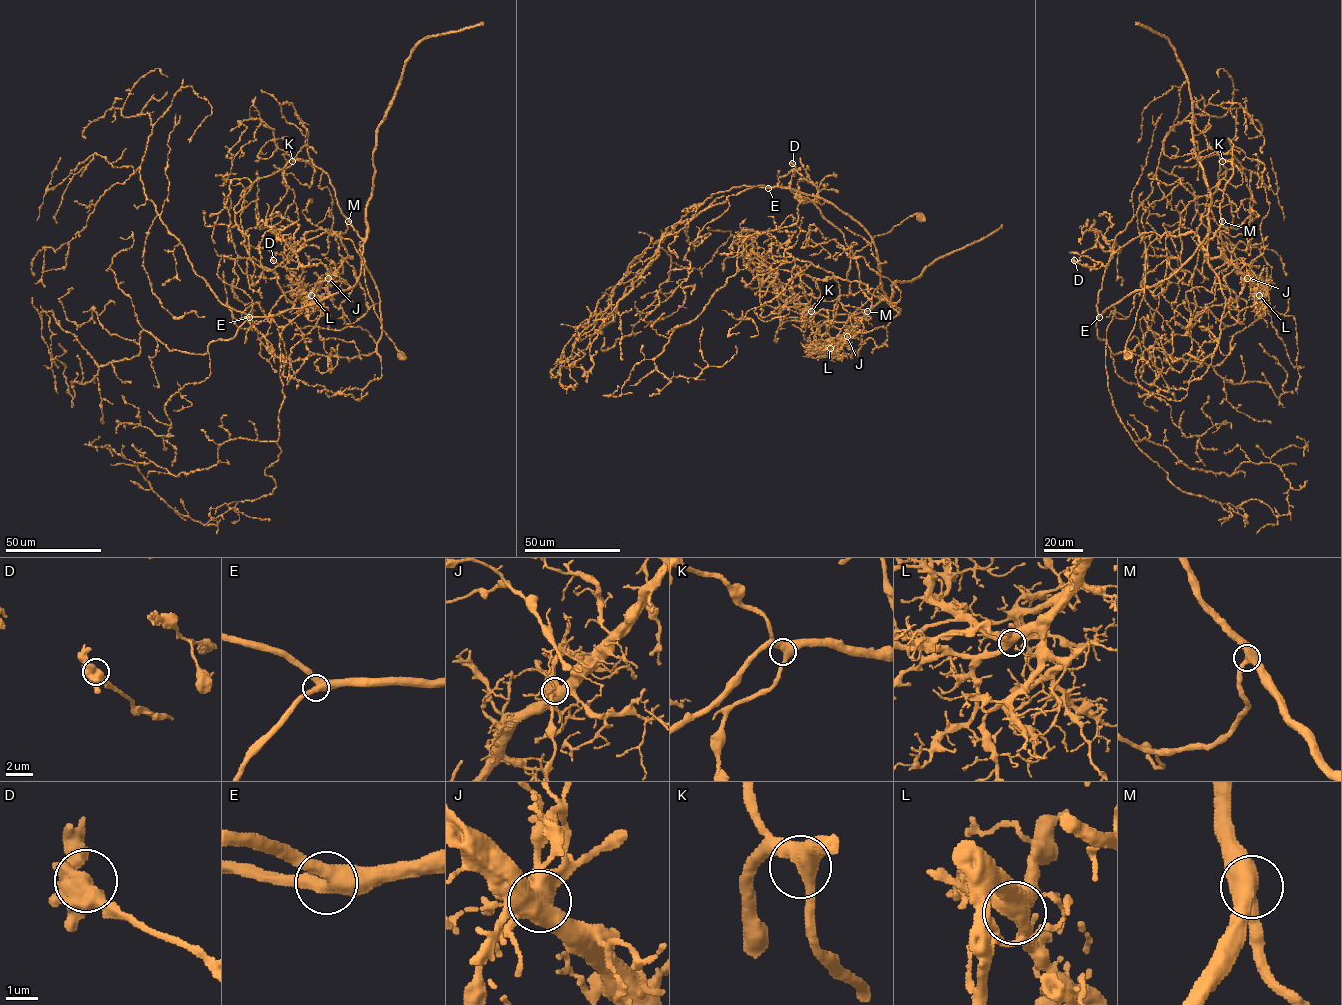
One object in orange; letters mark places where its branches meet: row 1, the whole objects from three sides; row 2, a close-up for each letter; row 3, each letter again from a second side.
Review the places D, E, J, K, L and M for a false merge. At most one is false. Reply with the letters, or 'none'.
J

